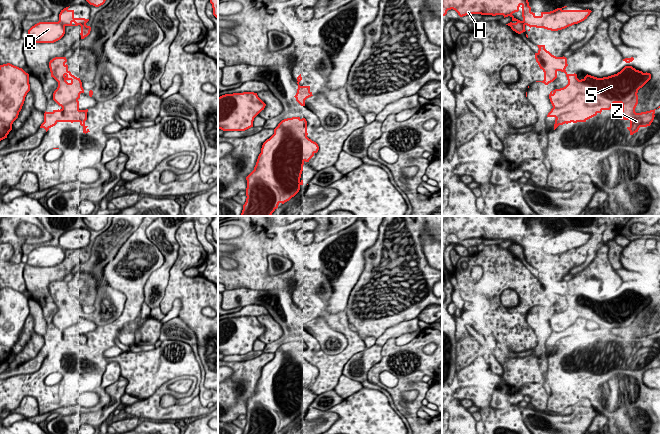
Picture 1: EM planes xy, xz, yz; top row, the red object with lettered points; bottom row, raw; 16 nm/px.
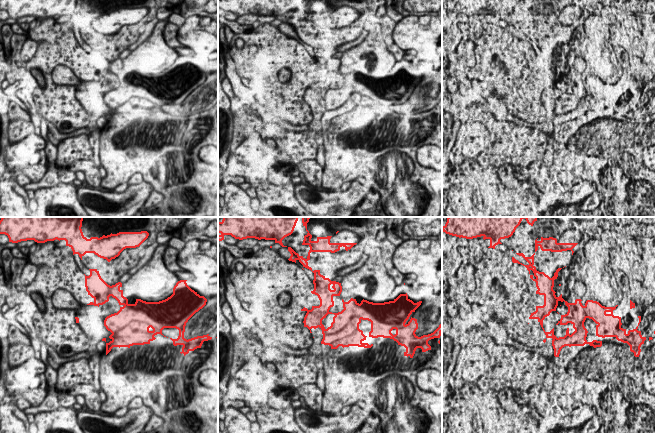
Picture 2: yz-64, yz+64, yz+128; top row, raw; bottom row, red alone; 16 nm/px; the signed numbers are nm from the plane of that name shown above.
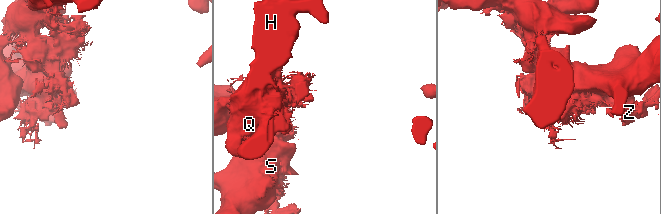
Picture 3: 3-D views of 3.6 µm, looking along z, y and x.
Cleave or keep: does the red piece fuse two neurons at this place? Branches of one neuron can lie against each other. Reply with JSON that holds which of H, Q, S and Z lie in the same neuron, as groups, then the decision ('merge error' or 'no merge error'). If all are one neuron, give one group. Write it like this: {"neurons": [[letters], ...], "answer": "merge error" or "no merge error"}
{"neurons": [["H", "Q", "Z"], ["S"]], "answer": "merge error"}

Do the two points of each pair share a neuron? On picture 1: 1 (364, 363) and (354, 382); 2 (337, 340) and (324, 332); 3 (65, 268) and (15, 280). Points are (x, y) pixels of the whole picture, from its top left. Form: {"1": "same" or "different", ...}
{"1": "same", "2": "same", "3": "same"}

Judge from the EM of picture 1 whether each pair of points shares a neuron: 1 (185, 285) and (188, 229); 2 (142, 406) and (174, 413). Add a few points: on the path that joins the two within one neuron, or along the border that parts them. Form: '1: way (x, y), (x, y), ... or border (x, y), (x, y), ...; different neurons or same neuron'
1: way (180, 271), (180, 265), (188, 257), (188, 243); same neuron
2: way (150, 410), (155, 415), (166, 415); same neuron

